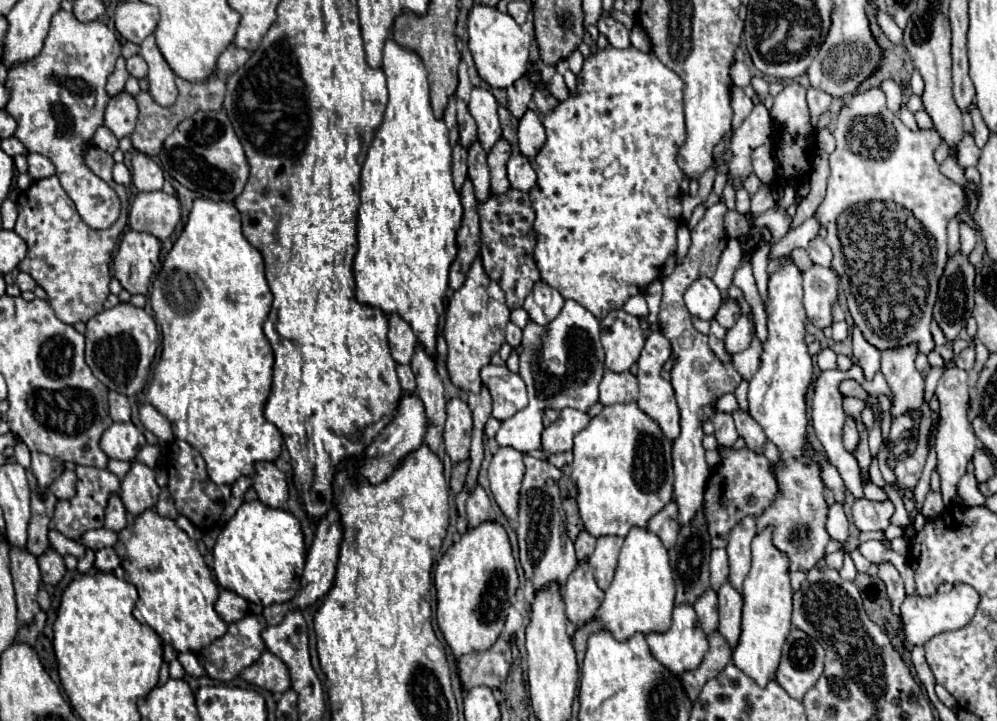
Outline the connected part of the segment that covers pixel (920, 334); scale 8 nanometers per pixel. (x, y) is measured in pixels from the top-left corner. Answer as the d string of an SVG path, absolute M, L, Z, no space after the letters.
M872 88L864 94L854 94L842 108L834 138L836 150L830 154L832 172L828 178L828 192L818 206L816 216L806 220L802 226L792 228L780 242L776 242L770 250L770 258L788 256L794 248L806 248L808 240L816 236L820 224L826 226L828 246L834 252L830 268L842 282L850 314L860 326L864 338L878 350L918 342L920 353L930 354L934 350L934 340L930 334L932 306L938 292L938 280L948 262L946 228L964 206L962 188L948 180L934 160L934 150L940 146L940 136L936 130L918 134L906 128L896 114L888 112L884 92L880 88Z

